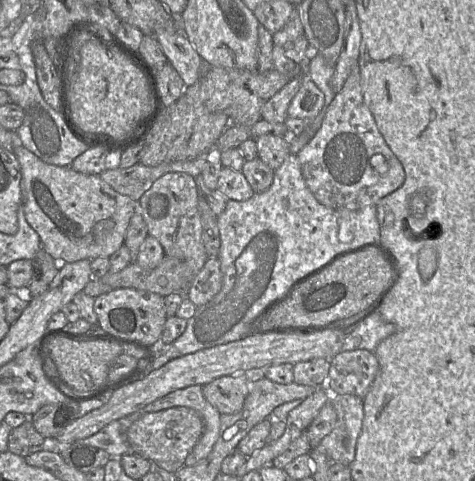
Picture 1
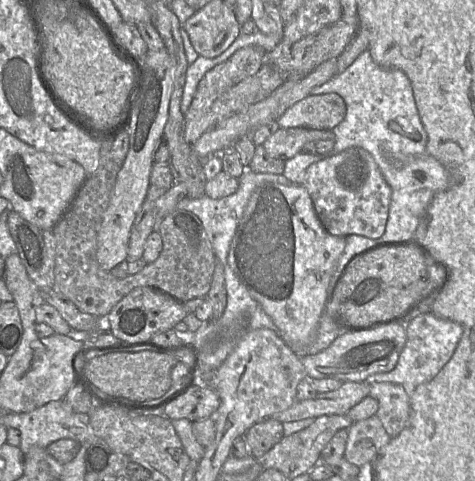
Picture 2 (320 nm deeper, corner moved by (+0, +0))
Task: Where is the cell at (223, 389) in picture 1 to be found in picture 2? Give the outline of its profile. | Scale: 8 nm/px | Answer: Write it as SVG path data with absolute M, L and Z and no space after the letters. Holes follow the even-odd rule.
M200 381L191 386L185 394L164 407L165 416L170 419L188 419L196 422L206 418L214 418L220 406L217 391Z

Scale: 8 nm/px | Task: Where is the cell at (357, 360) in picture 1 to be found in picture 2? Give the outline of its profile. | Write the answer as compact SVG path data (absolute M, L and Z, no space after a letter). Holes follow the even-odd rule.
M389 382L370 383L369 396L378 401L376 416L392 438L408 425L411 406L406 388Z

